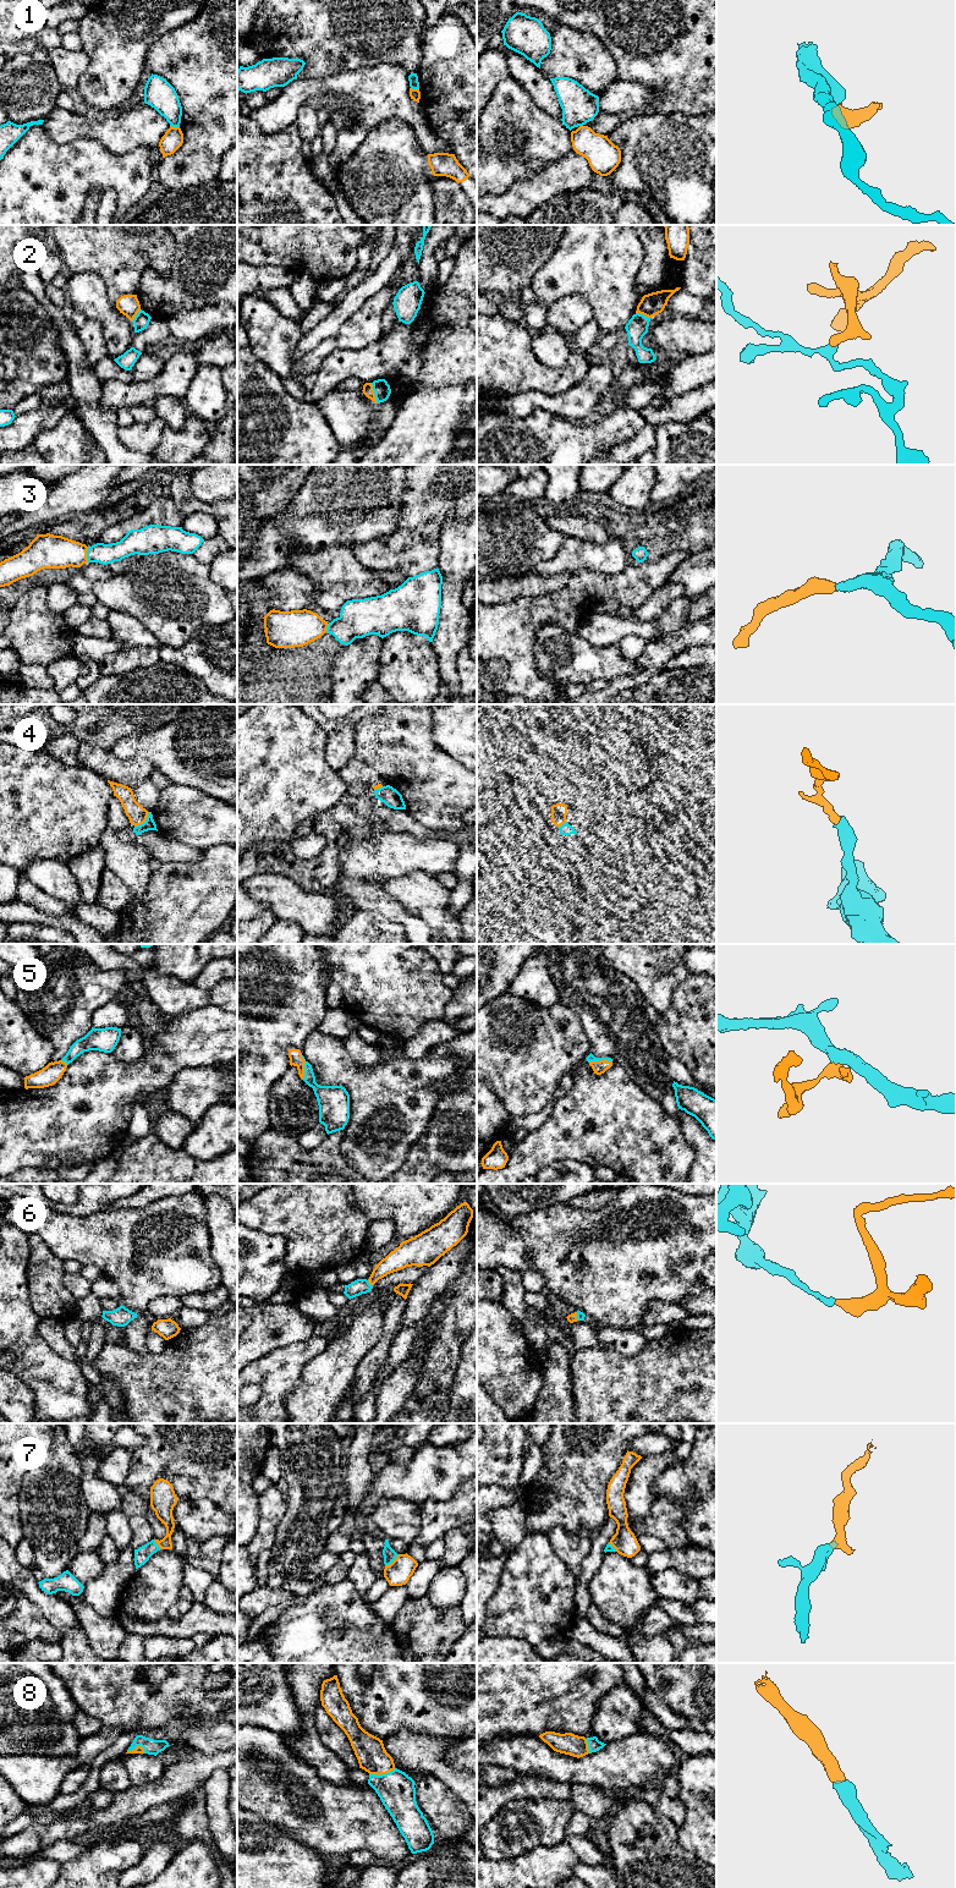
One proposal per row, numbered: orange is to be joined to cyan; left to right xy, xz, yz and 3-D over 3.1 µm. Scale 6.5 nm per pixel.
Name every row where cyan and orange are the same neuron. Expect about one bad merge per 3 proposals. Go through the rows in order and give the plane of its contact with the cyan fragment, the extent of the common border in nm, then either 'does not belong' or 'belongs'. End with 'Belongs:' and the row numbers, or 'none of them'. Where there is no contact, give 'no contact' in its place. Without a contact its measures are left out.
1: contact in xy; length 70 nm; does not belong
2: contact in xz; length 140 nm; does not belong
3: contact in xy; length 100 nm; belongs
4: contact in xy; length 140 nm; belongs
5: contact in xz; length 160 nm; belongs
6: contact in xz; length 50 nm; belongs
7: contact in xz; length 120 nm; belongs
8: contact in xz; length 180 nm; belongs
Belongs: 3, 4, 5, 6, 7, 8

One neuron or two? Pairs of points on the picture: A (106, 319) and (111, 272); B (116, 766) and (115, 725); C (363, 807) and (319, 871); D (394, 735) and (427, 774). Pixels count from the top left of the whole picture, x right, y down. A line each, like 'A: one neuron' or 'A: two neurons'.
A: two neurons
B: two neurons
C: one neuron
D: one neuron

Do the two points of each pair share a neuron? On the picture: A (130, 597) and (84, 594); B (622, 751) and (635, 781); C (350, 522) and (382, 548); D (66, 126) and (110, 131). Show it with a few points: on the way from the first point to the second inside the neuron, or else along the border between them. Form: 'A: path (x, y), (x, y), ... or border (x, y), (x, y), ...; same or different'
A: border (115, 575), (100, 578), (93, 586), (95, 601); different
B: path (622, 758), (635, 774); same
C: border (397, 526), (384, 536), (350, 547); different
D: path (77, 126), (99, 130); same

